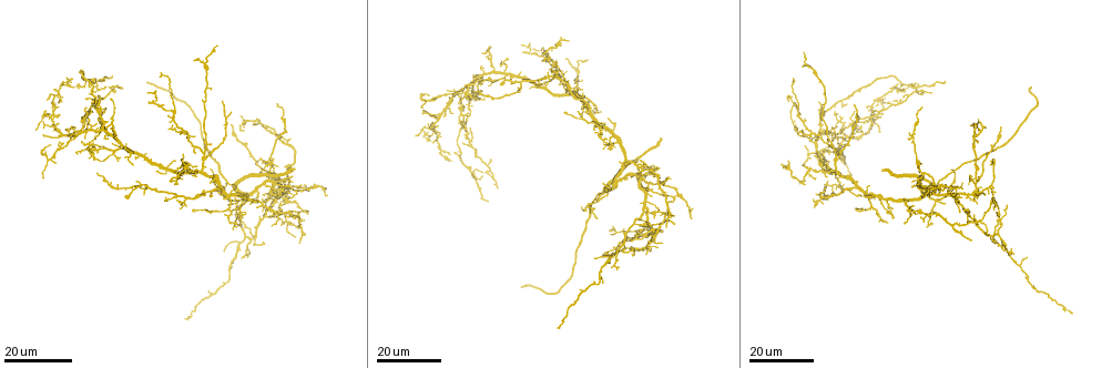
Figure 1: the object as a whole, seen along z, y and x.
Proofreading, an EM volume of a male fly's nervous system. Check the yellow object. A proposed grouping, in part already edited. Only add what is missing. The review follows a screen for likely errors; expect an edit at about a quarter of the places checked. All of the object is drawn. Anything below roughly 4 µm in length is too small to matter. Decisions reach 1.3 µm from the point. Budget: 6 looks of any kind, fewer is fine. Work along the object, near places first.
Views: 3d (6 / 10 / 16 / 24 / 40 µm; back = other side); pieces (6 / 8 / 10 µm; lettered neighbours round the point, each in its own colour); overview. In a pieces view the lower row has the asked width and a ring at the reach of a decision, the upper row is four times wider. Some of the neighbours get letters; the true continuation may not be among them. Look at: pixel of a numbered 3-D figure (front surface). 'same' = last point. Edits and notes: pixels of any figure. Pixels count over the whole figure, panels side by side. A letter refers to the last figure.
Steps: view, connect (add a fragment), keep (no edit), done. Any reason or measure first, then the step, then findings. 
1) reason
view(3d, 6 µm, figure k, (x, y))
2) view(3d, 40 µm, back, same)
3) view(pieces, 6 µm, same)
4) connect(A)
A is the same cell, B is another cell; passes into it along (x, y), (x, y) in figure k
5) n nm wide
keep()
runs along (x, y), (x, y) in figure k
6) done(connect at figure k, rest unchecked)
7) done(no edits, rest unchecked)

free end
view(3d, 16 µm, figure 1, (914, 187))

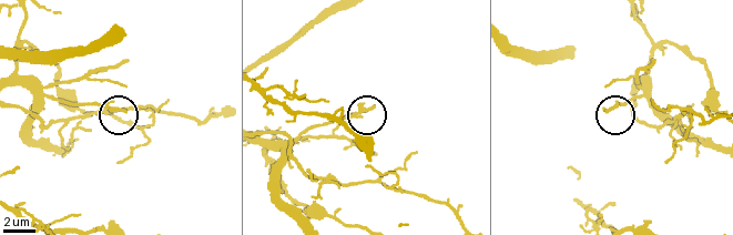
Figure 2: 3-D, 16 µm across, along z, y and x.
view(pieces, 6 µm, figure 2, (373, 108))

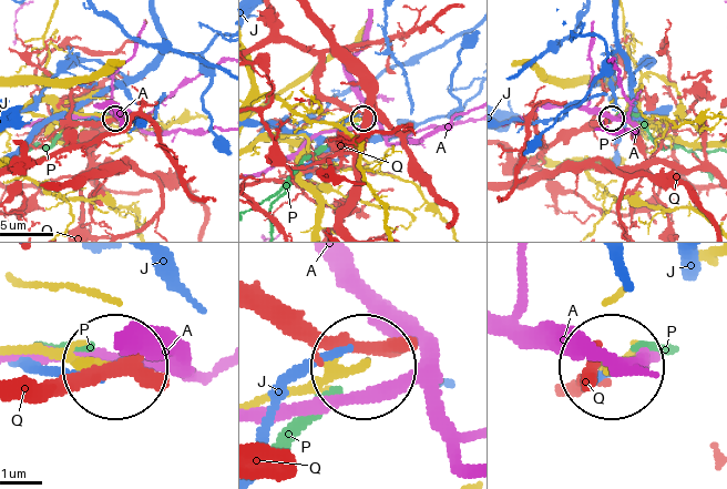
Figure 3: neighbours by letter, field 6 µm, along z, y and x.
keep()
A, J, P and Q are other cells; runs along (265, 403), (357, 372) in figure 3; no lettered fragment goes on from it

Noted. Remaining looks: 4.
branch stops here
view(3d, 16 µm, figure 1, (292, 178))

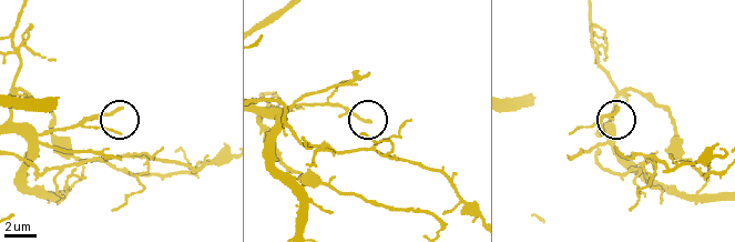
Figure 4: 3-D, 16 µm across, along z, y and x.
see the neighbours
view(pieces, 8 µm, figure 4, (369, 122))

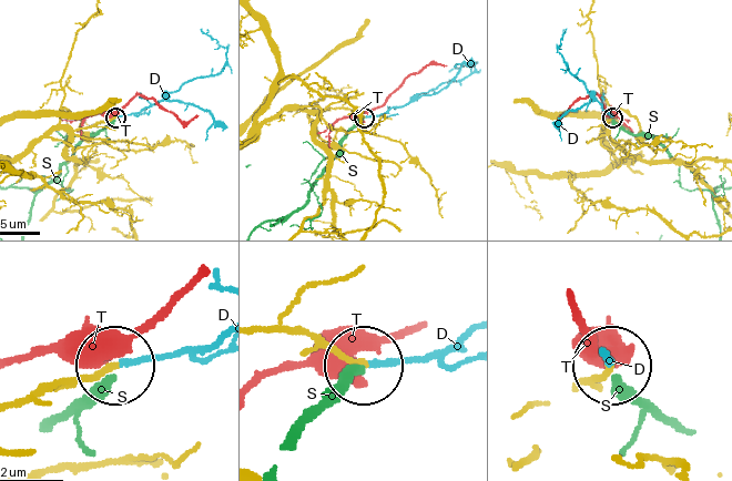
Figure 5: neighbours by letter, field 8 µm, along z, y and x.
connect(D)
D is the same cell, S and T are other cells; passes into it along (281, 328), (325, 338), (367, 368), (437, 359), (468, 336) in figure 5; the neuron continues

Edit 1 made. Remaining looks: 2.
branch stops here
view(3d, 16 µm, figure 1, (885, 169))

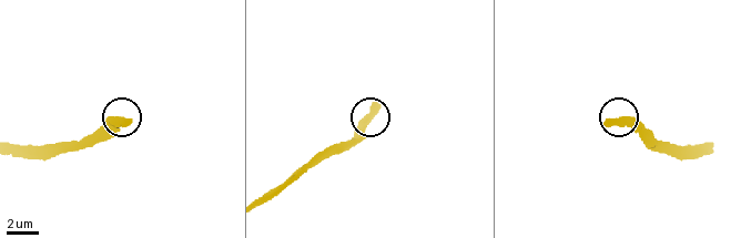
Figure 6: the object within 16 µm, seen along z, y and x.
view(pieces, 10 µm, figure 6, (374, 102))

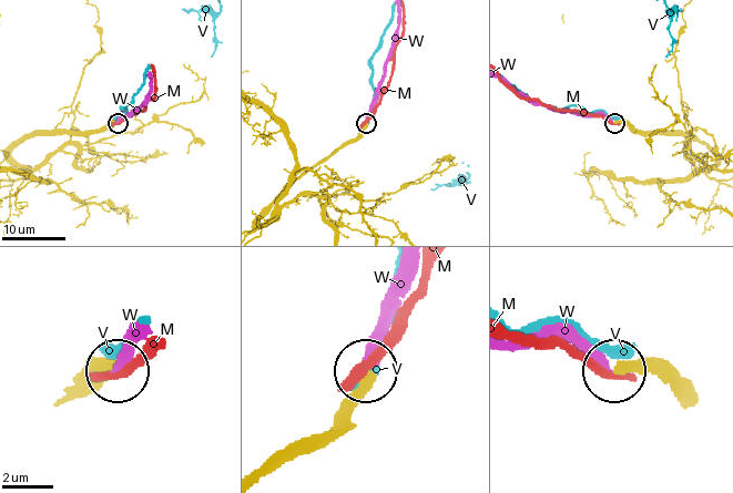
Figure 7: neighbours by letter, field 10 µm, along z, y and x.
connect(W)
W is the same cell, M and V are other cells; passes into it along (315, 443), (362, 376), (392, 287), (406, 268) in figure 7; it goes on there

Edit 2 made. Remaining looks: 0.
done(connect at figure 5, connect at figure 7, rest unchecked)

